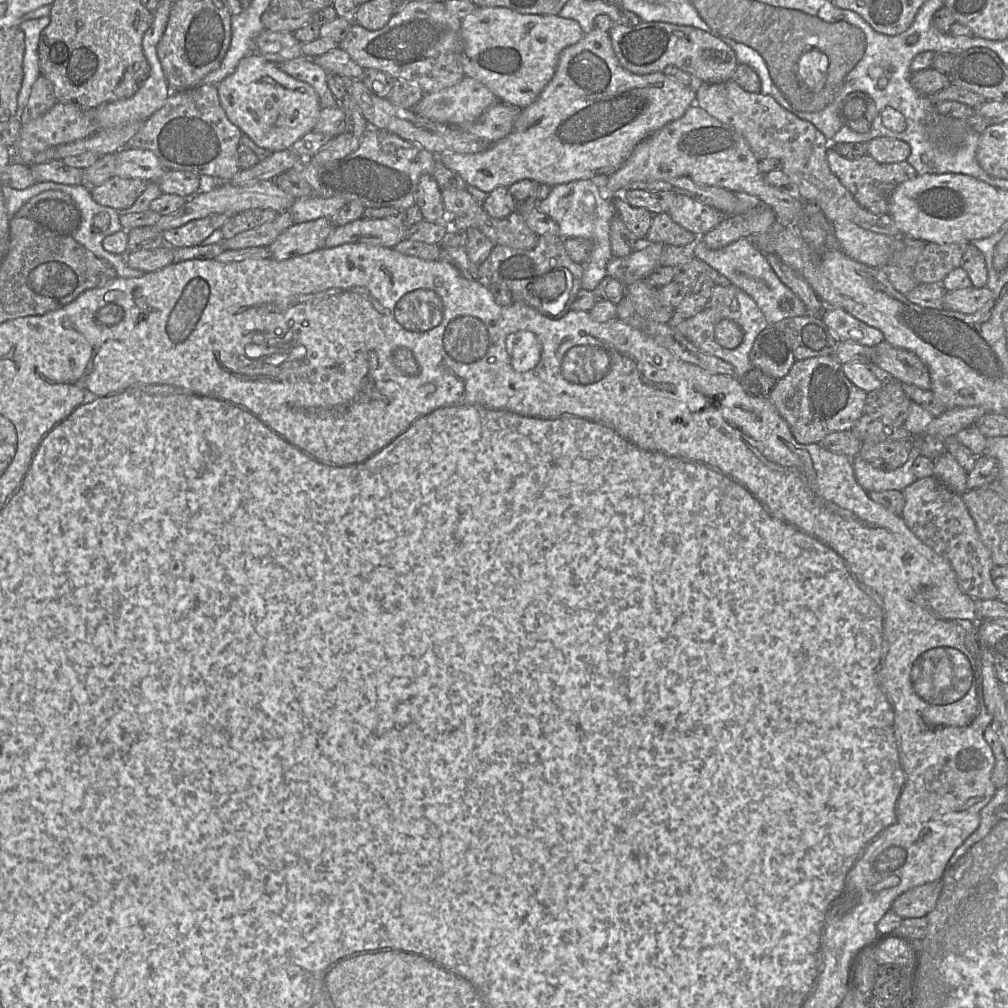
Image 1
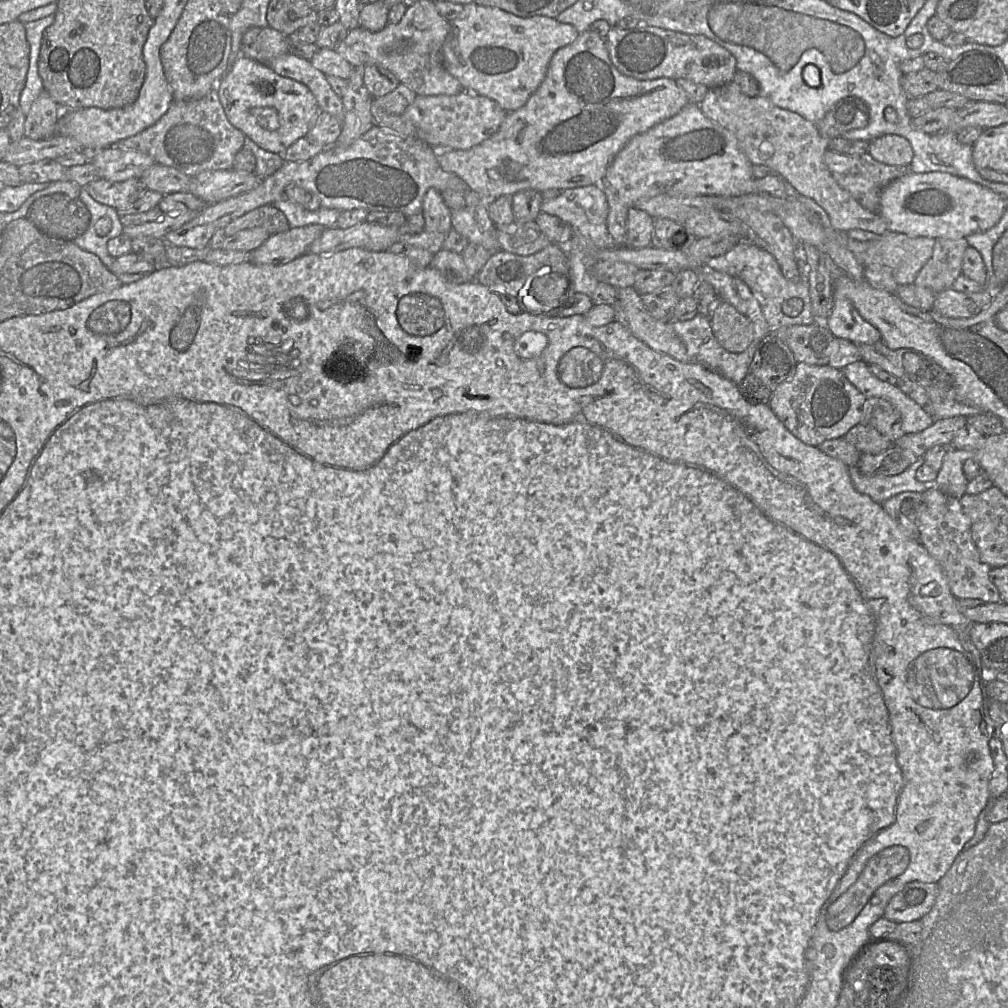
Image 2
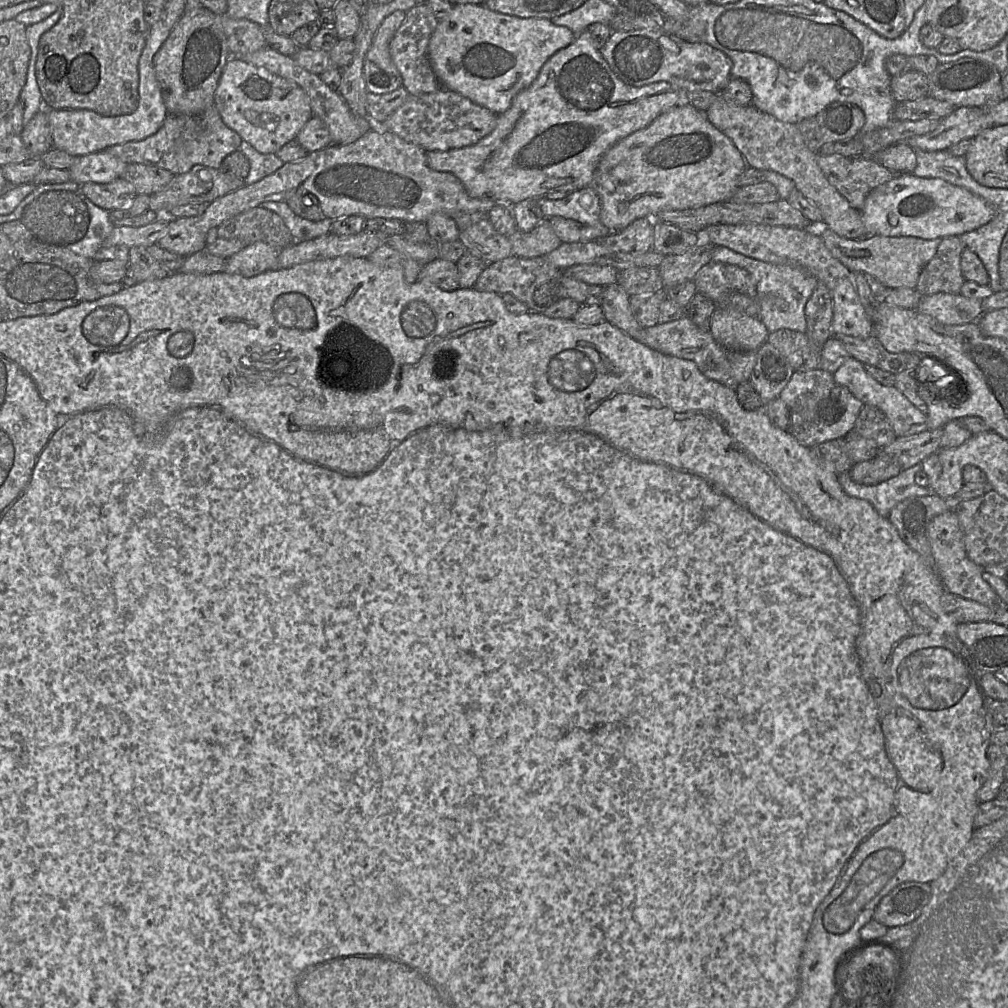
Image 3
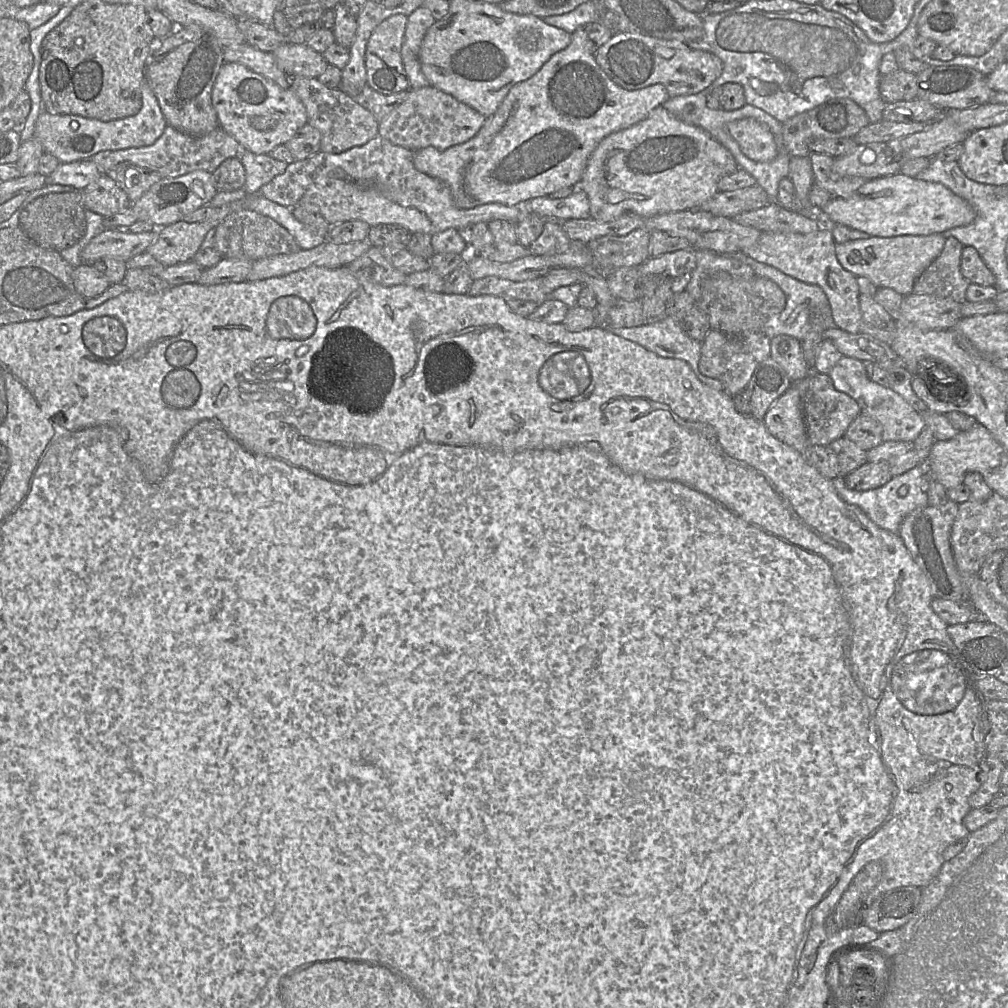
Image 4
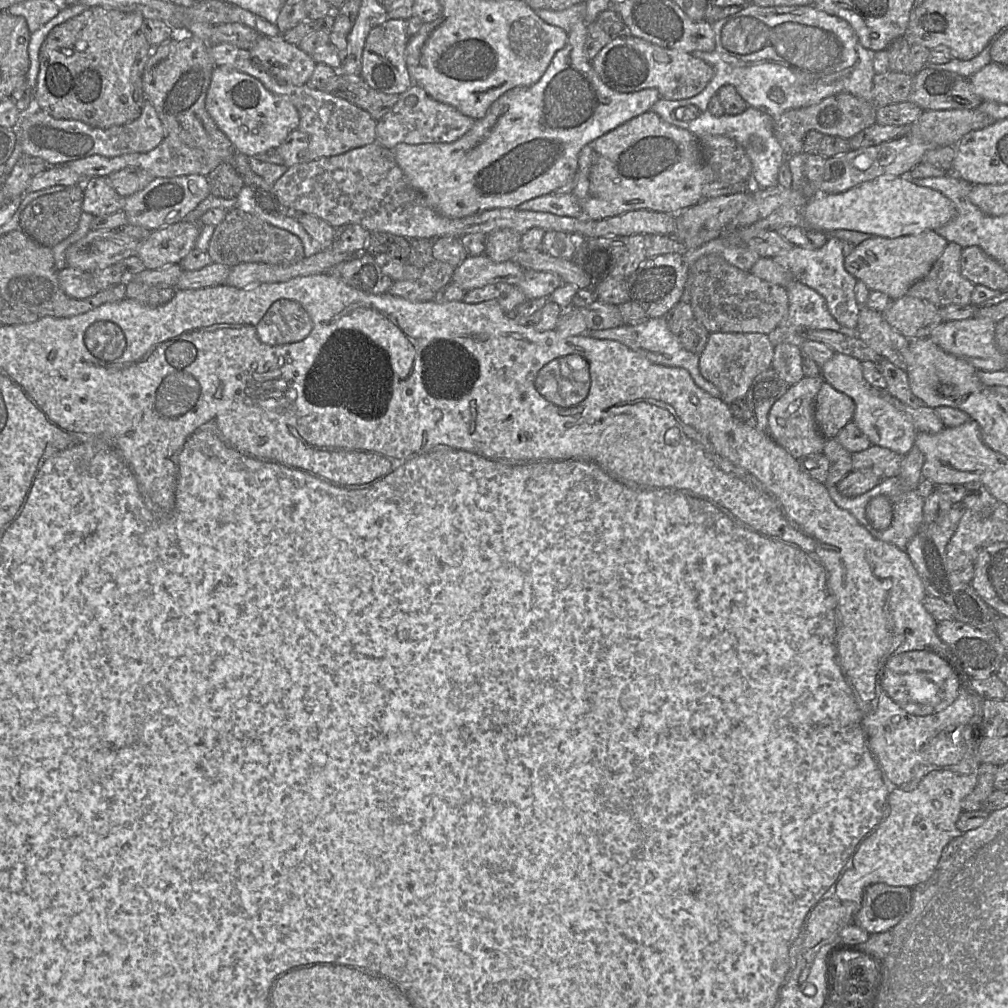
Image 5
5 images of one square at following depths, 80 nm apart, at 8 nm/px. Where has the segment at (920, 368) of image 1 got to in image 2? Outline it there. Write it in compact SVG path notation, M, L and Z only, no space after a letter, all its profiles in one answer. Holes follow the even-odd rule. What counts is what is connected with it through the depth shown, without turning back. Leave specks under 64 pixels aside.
M882 341L858 345L858 348L862 361L868 365L878 366L880 369L894 375L897 379L905 376L904 355L908 352L917 352L907 348L892 350Z

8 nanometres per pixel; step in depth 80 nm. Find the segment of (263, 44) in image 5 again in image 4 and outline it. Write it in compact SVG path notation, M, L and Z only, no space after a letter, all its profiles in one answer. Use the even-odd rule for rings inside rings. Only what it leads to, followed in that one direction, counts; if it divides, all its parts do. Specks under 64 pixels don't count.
M286 42L272 51L277 66L287 74L317 78L328 67L322 54L306 44Z

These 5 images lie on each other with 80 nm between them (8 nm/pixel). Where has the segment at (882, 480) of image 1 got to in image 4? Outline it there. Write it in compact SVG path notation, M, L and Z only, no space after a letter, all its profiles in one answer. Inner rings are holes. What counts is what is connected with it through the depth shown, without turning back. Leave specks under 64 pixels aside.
M920 463L903 474L892 477L884 485L865 491L856 491L846 486L844 477L837 476L832 481L839 497L848 504L858 506L880 528L899 534L900 526L907 515L927 503L927 493L920 488L921 477L925 474L924 463Z

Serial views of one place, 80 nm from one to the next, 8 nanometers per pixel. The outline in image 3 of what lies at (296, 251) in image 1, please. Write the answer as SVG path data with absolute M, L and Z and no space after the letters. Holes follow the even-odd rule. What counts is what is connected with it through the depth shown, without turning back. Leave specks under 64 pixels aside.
M256 242L226 260L222 272L253 277L275 267L283 249L265 242Z

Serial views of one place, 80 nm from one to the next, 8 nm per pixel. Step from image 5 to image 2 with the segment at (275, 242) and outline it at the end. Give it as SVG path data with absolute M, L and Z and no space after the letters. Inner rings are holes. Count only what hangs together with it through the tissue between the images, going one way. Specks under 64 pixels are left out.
M273 205L255 208L232 220L223 229L226 236L232 236L239 231L256 227L265 229L270 235L290 229L283 212Z

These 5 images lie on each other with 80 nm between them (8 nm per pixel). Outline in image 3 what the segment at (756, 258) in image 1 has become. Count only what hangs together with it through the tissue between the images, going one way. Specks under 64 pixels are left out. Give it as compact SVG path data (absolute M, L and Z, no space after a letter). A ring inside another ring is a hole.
M715 246L712 261L731 264L749 272L756 286L756 297L760 304L760 317L768 333L780 329L806 332L805 306L818 280L805 269L795 265L775 265L735 252L725 246Z

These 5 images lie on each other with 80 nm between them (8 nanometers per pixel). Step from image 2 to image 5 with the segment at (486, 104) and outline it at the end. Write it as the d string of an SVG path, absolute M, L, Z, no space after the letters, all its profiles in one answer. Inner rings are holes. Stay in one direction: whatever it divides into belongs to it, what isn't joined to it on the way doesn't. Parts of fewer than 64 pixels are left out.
M412 84L399 95L399 100L392 109L377 121L376 141L389 149L399 143L452 143L466 134L474 123L473 118L462 114L451 105L433 99L418 84Z

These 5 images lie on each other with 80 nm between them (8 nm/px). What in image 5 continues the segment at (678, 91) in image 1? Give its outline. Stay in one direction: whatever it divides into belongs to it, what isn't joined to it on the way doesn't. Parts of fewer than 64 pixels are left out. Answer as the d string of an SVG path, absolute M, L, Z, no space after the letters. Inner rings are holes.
M584 20L574 23L568 33L566 45L556 52L540 80L532 86L515 87L505 92L492 103L486 115L482 119L475 120L473 127L458 140L452 143L425 143L417 145L399 143L391 149L397 164L402 169L409 184L423 195L428 206L445 217L464 218L495 208L516 208L518 205L531 199L552 194L556 189L565 185L572 177L576 176L579 153L584 146L627 121L651 110L651 107L661 99L657 89L648 88L632 93L621 93L609 88L600 79L594 71L591 61L588 60L585 54L586 34L587 24Z

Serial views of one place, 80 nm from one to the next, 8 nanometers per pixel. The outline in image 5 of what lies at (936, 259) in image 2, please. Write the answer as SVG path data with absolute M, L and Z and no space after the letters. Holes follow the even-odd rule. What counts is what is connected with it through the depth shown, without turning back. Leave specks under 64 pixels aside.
M949 242L927 276L914 283L906 296L928 301L938 308L971 304L975 284L960 272L962 249L960 245Z

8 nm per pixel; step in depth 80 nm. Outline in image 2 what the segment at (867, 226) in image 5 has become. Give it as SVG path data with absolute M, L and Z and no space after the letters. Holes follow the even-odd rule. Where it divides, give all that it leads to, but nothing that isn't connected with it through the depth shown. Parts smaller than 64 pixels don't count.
M910 172L884 188L878 214L886 221L889 232L934 240L957 240L995 226L1006 207L1005 197L966 178L945 172Z

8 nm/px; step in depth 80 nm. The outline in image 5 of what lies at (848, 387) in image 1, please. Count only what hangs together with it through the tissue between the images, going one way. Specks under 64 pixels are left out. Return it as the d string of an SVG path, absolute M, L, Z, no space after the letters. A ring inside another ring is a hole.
M824 381L815 399L815 420L822 436L826 440L835 438L852 421L855 408L848 395Z

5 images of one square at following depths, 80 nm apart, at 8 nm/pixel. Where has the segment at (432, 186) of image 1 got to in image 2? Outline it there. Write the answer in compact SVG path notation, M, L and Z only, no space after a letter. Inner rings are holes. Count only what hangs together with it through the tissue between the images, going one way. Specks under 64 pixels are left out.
M430 188L423 199L422 213L425 219L425 230L447 234L452 229L451 212L442 193Z

